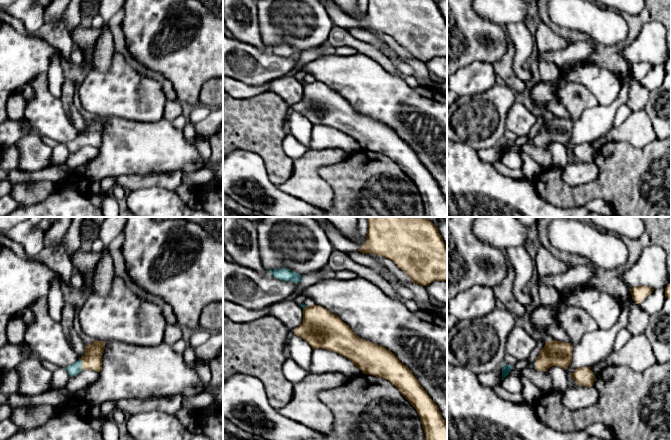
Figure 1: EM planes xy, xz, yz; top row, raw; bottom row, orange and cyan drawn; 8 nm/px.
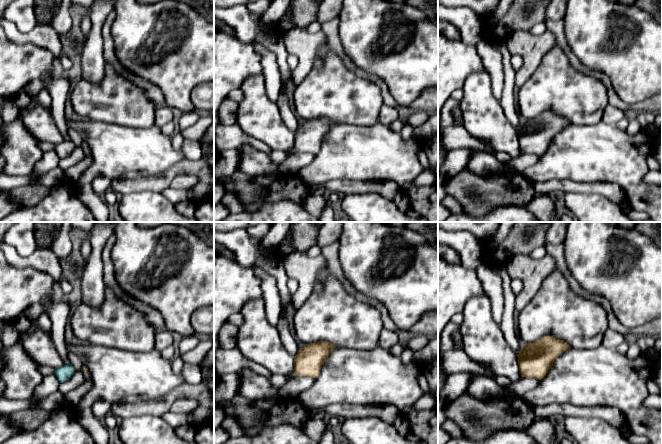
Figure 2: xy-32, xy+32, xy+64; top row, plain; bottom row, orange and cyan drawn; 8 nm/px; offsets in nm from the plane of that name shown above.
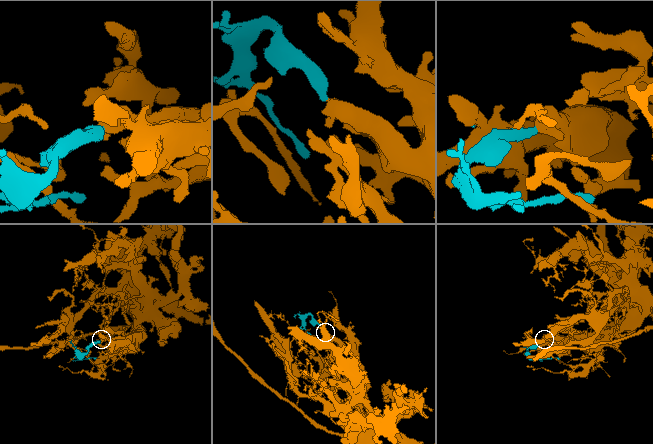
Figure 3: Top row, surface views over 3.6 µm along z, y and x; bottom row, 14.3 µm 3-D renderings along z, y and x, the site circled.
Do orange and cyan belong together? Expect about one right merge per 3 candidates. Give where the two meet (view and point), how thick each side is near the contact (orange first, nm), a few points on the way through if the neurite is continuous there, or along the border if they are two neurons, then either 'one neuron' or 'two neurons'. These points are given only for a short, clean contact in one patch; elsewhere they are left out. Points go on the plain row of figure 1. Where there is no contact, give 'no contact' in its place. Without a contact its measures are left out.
meets orange in xy at (82, 140); 160 nm thick on the orange side, 90 nm on the other; runs through xy (92, 136), (82, 140), (74, 145); one neuron

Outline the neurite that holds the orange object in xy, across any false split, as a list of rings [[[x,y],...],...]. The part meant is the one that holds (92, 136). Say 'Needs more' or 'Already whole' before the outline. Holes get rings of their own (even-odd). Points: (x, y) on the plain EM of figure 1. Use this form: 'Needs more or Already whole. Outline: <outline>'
Needs more. Outline: [[[94,117],[85,124],[84,131],[73,141],[65,144],[69,151],[75,152],[82,146],[102,147],[102,131],[106,117]]]

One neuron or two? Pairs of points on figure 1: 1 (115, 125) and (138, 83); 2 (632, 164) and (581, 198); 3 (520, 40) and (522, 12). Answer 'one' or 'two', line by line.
1: two
2: one
3: two

